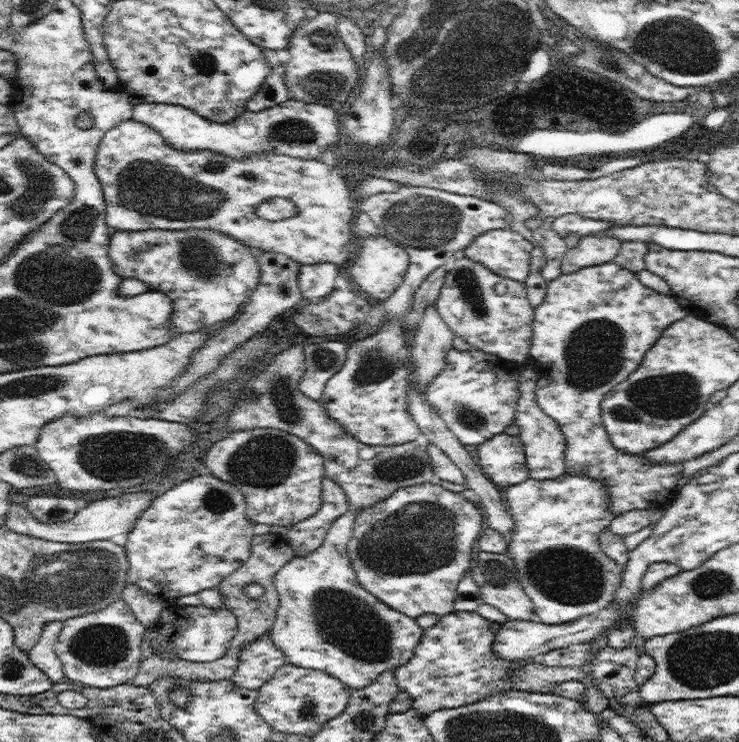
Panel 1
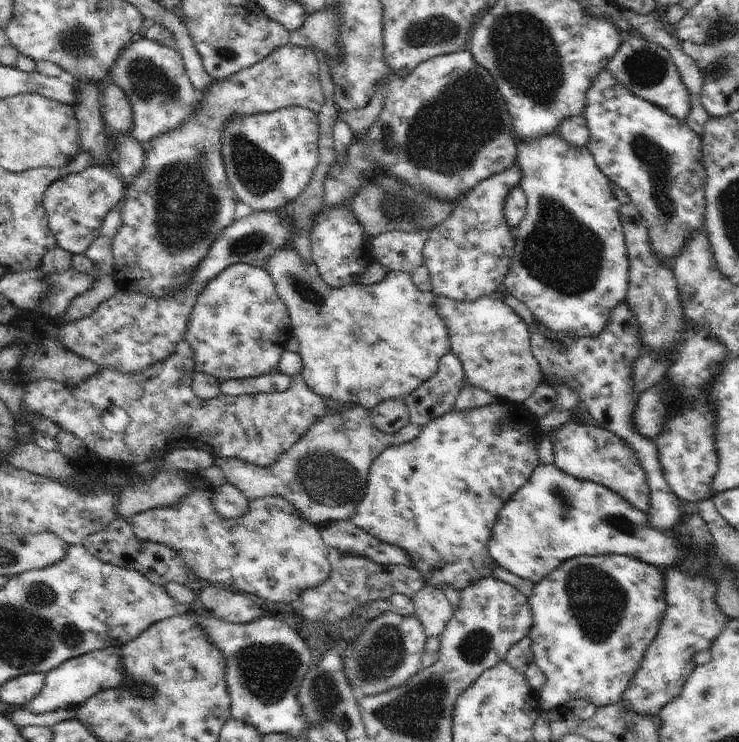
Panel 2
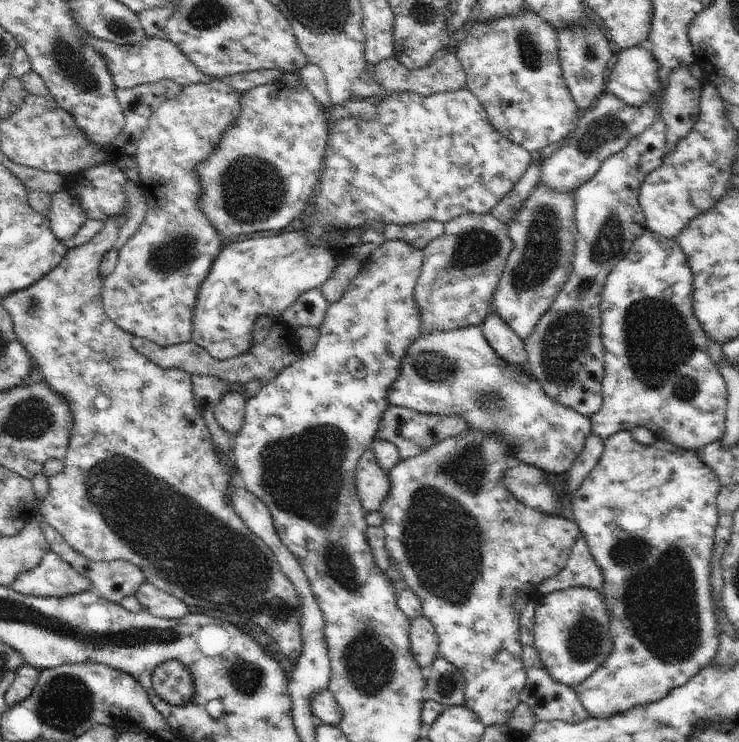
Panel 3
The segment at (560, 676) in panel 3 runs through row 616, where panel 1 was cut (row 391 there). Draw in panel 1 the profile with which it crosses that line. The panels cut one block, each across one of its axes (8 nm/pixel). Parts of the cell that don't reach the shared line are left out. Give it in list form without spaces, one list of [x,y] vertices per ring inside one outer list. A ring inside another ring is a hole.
[[[608,262],[601,265],[587,266],[573,272],[572,274],[563,274],[556,280],[548,282],[547,293],[545,299],[535,308],[535,315],[533,320],[533,337],[530,345],[530,357],[533,361],[533,366],[538,371],[539,379],[536,385],[535,397],[538,406],[550,417],[553,418],[560,427],[562,434],[565,436],[566,451],[565,451],[565,462],[566,462],[566,473],[570,475],[584,475],[596,481],[602,481],[606,485],[606,491],[609,498],[610,511],[612,515],[624,514],[630,510],[645,510],[645,509],[662,509],[666,510],[669,508],[671,502],[677,497],[680,490],[678,481],[682,477],[682,464],[650,464],[644,456],[641,454],[624,454],[620,452],[618,448],[612,446],[612,441],[608,431],[605,429],[601,419],[601,402],[608,392],[614,388],[617,384],[620,384],[623,380],[626,380],[632,372],[634,372],[642,362],[644,355],[656,344],[656,340],[660,338],[660,334],[672,324],[684,316],[687,315],[686,309],[680,306],[680,303],[674,298],[674,296],[660,294],[652,288],[644,286],[638,280],[637,273],[620,266],[616,262]]]

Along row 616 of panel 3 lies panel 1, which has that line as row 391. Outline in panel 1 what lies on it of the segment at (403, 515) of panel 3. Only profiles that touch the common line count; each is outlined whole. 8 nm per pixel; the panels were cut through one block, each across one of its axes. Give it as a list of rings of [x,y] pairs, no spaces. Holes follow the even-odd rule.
[[[475,347],[464,352],[451,348],[447,352],[446,364],[444,370],[425,388],[424,394],[462,445],[480,446],[514,424],[520,396],[519,375],[523,365]]]

